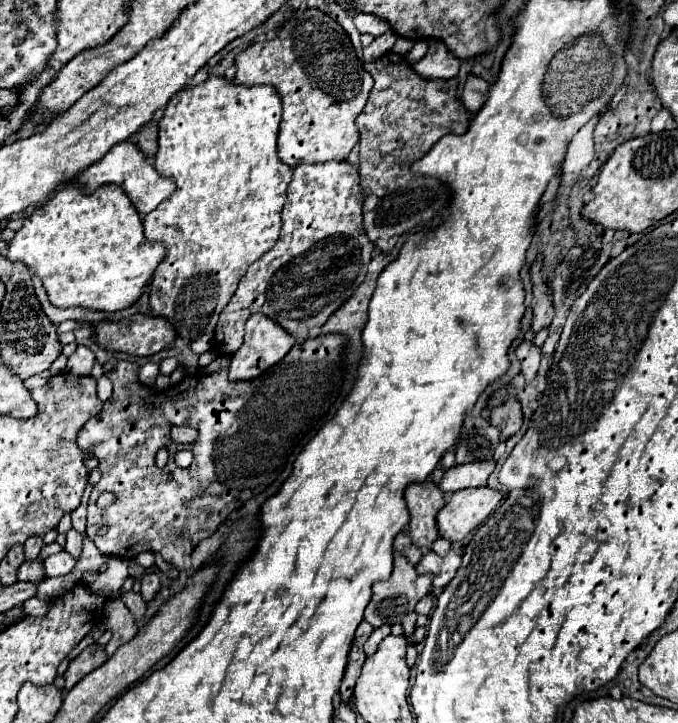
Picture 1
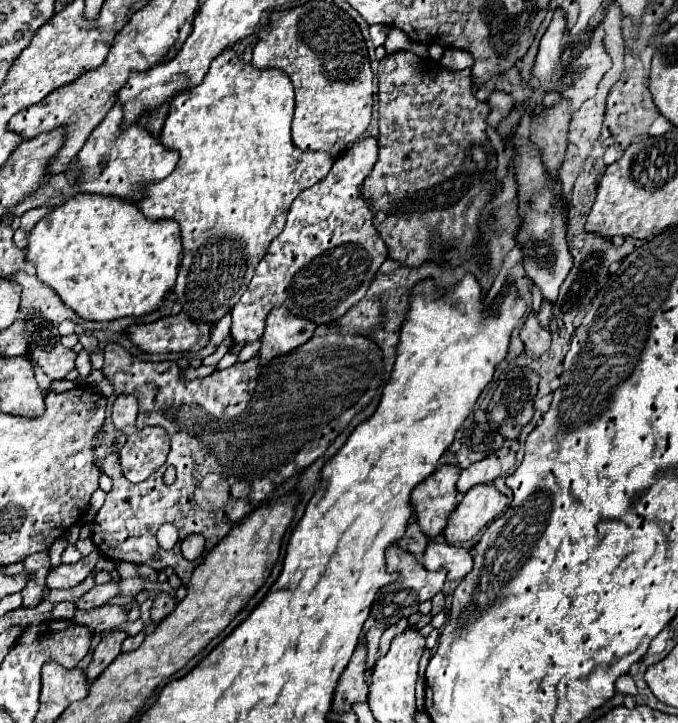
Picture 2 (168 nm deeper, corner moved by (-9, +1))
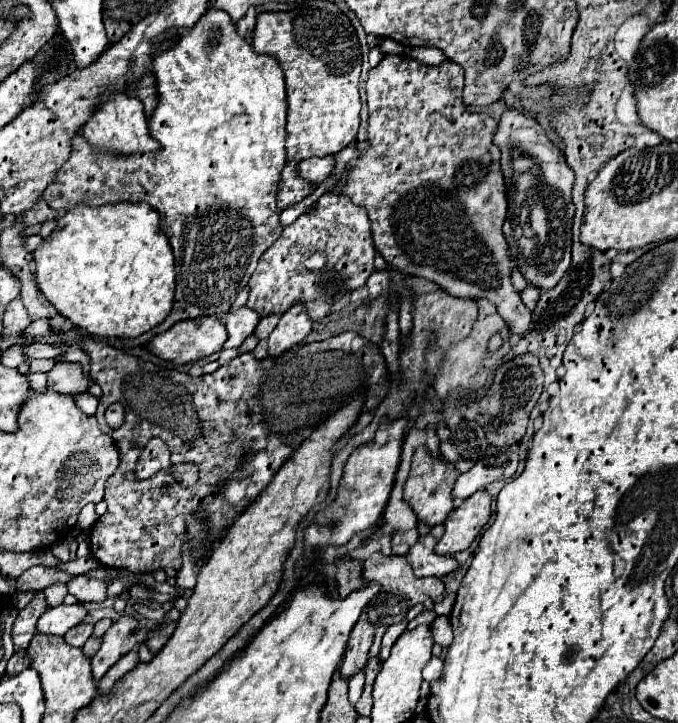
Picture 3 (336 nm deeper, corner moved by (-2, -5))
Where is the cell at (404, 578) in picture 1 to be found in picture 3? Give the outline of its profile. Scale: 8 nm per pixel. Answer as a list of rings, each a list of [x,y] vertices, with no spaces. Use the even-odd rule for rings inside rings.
[[[376,552],[366,558],[364,562],[364,578],[378,582],[382,590],[374,596],[374,600],[368,604],[366,614],[368,620],[376,626],[392,626],[406,618],[408,610],[414,604],[426,602],[426,600],[438,600],[444,592],[444,582],[440,578],[416,578],[408,560],[402,556],[384,556],[382,552]]]

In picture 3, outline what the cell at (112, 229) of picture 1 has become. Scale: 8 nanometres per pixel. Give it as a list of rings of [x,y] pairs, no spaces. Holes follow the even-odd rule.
[[[110,204],[110,206],[98,206],[98,208],[90,208],[90,206],[76,206],[72,210],[68,210],[62,218],[58,218],[56,230],[42,240],[42,244],[32,252],[34,256],[34,264],[36,264],[36,280],[38,286],[42,290],[42,294],[48,298],[48,302],[64,316],[68,318],[74,326],[84,328],[90,334],[96,336],[118,336],[118,338],[134,338],[140,336],[142,332],[148,332],[150,328],[154,328],[156,324],[160,324],[172,310],[172,300],[174,300],[174,258],[172,258],[172,248],[170,242],[166,238],[166,234],[160,228],[160,216],[154,208],[150,208],[148,204]]]

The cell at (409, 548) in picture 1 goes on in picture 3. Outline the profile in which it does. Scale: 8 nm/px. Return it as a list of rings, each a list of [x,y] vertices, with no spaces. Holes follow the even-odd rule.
[[[412,528],[412,530],[408,530],[408,532],[396,532],[396,534],[392,536],[392,554],[406,556],[408,550],[416,544],[418,536],[420,536],[420,534],[418,534],[416,528]]]

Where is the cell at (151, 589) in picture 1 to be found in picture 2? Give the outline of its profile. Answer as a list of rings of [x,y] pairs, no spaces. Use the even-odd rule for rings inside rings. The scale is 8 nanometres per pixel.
[[[159,594],[151,608],[151,622],[159,624],[163,618],[167,618],[173,612],[173,608],[175,608],[175,600],[169,594]]]

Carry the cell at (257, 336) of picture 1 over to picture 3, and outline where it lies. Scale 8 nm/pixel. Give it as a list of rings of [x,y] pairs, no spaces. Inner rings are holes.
[[[294,304],[290,310],[286,310],[274,328],[274,332],[268,336],[268,354],[280,356],[288,348],[294,348],[304,342],[304,338],[310,334],[312,322],[306,316],[306,310],[302,304]]]

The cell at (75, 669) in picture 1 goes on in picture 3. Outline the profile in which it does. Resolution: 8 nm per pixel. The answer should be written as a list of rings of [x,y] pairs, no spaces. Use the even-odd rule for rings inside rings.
[[[122,616],[106,630],[106,634],[102,636],[102,646],[92,658],[94,680],[98,682],[108,672],[108,668],[116,660],[120,660],[126,652],[134,650],[136,644],[138,644],[138,622],[134,618]]]

